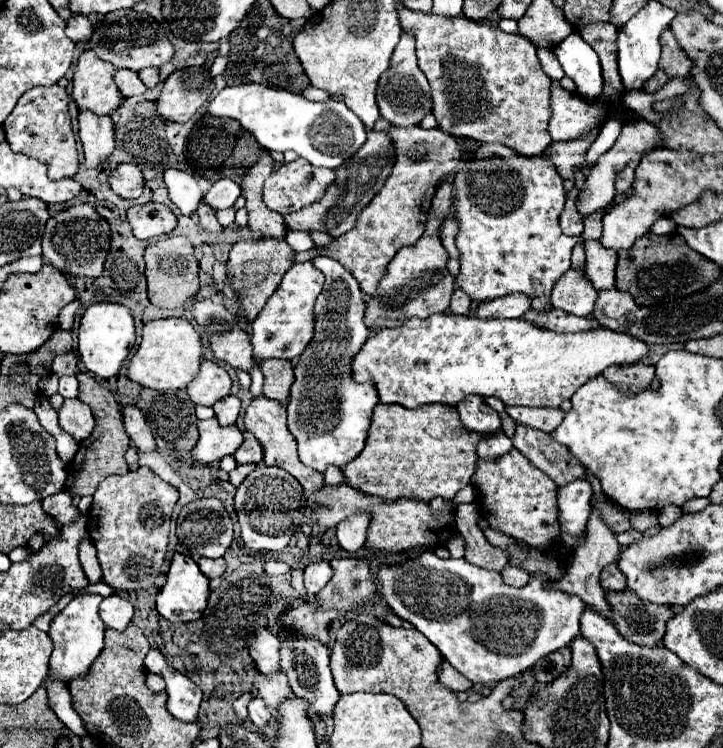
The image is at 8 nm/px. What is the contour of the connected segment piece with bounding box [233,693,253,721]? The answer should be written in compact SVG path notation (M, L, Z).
M243 693L243 695L233 703L233 711L235 711L235 715L237 715L239 721L245 721L245 719L247 719L247 703L249 703L251 697L253 697L251 693Z

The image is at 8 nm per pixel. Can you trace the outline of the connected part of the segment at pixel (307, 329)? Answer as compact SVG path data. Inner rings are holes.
M311 261L295 263L283 277L281 285L273 293L273 297L267 299L265 307L257 315L257 319L251 323L251 343L253 353L257 359L297 359L307 343L313 337L313 305L317 295L321 293L325 283L325 277L319 269L311 265Z

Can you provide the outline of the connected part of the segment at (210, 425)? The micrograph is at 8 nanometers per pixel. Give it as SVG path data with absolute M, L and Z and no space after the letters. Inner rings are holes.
M215 417L199 421L199 441L191 449L191 459L209 465L227 455L233 455L241 443L243 435L235 425L221 427Z

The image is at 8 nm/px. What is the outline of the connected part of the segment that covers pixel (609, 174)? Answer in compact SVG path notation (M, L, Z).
M645 119L627 121L627 123L623 125L621 135L619 135L619 139L615 141L615 145L613 145L605 155L601 155L595 165L591 165L591 171L589 171L589 175L587 175L587 179L585 179L585 185L583 185L583 189L581 189L579 197L577 197L577 211L579 211L579 215L581 215L583 219L613 201L613 197L615 197L615 177L617 177L617 173L623 171L623 167L627 165L627 161L629 161L635 153L645 153L645 151L651 151L651 149L655 149L655 147L661 147L661 139L659 139L659 137L661 137L659 131L657 131L651 123L647 123Z

